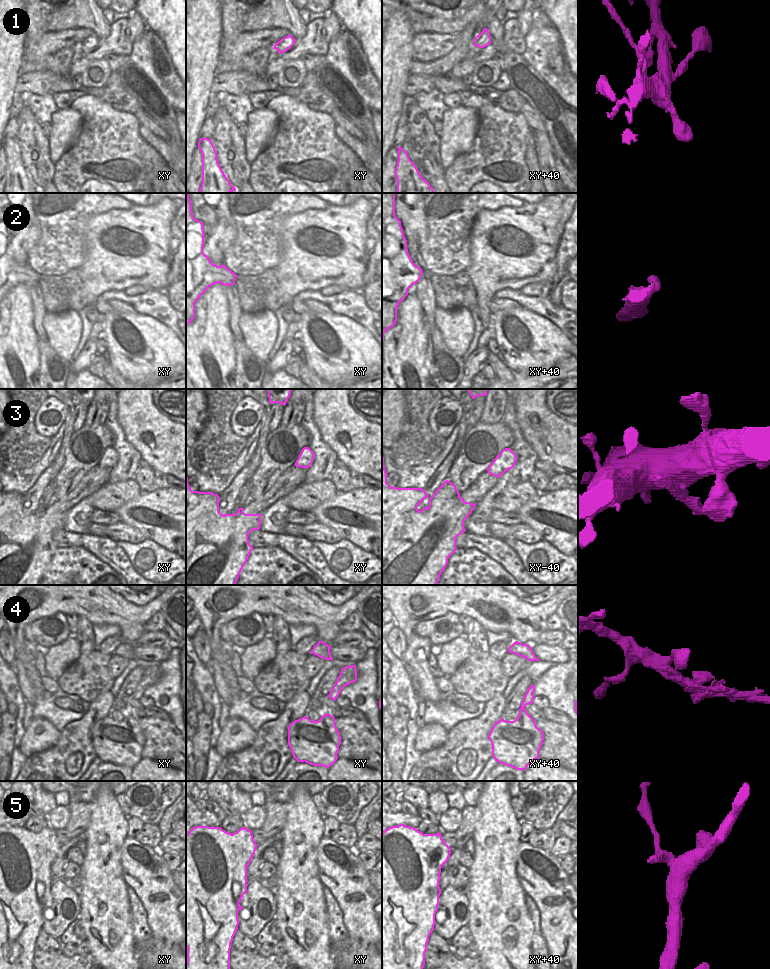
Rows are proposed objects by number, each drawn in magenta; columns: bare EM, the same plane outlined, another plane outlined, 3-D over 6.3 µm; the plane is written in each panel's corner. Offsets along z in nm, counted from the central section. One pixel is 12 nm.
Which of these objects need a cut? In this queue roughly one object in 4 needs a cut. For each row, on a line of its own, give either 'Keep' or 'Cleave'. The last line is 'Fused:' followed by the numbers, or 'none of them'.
1: Keep
2: Keep
3: Keep
4: Keep
5: Cleave
Fused: 5.

